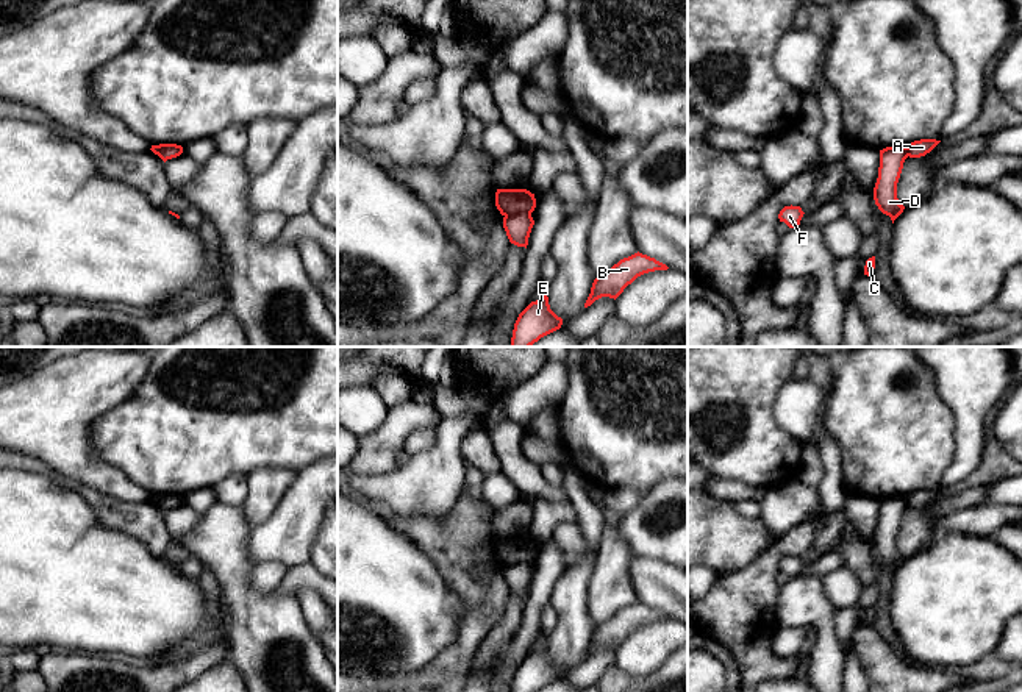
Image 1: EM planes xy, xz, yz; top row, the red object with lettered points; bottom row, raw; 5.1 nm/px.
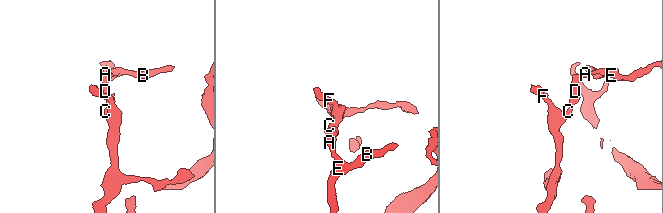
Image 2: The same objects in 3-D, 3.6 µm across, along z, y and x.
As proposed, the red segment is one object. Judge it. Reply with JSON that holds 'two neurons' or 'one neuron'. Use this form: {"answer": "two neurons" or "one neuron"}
{"answer": "two neurons"}

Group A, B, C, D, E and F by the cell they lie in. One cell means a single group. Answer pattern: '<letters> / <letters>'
A B E / C D F

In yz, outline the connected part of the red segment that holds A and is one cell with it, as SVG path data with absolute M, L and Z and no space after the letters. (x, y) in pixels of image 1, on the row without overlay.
M920 489L911 492L906 500L909 508L920 508L930 503L941 490L936 489Z

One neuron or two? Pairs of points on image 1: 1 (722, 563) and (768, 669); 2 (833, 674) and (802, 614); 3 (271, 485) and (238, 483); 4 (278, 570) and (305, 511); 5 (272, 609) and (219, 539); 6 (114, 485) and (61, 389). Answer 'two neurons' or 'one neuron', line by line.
1: two neurons
2: one neuron
3: two neurons
4: two neurons
5: one neuron
6: one neuron

